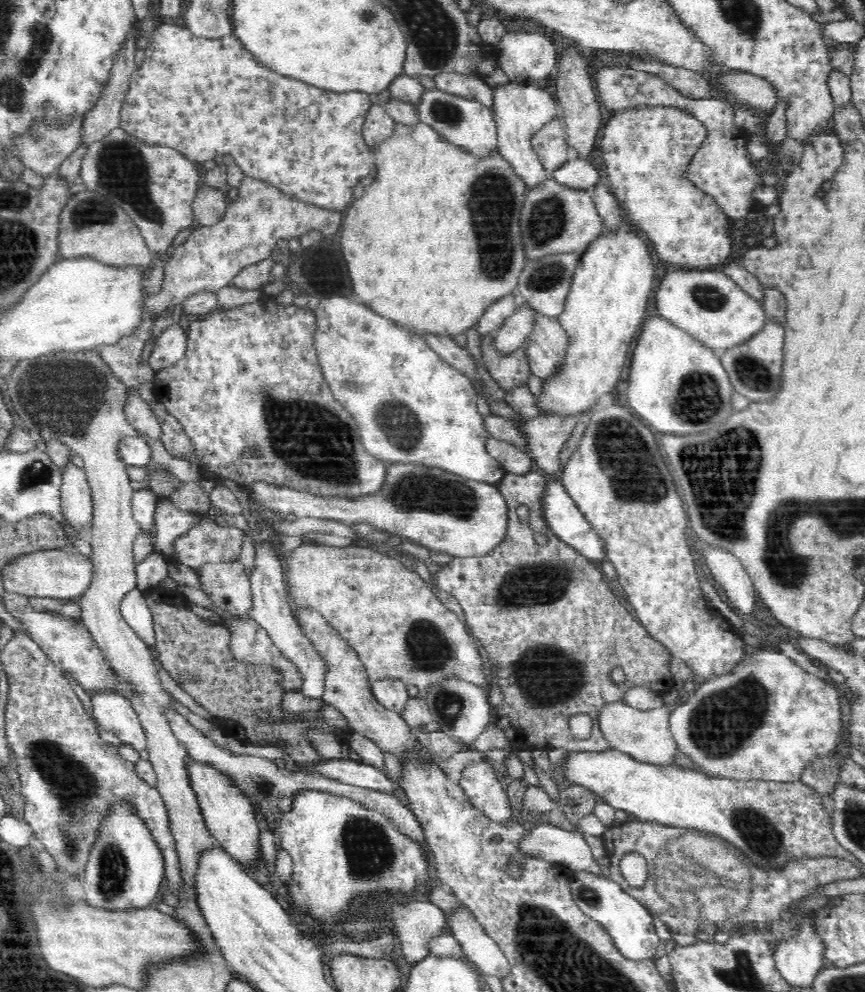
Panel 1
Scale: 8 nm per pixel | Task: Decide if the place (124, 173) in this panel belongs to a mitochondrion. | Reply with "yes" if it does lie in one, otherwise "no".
yes

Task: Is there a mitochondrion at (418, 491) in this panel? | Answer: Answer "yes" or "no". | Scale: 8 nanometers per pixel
yes

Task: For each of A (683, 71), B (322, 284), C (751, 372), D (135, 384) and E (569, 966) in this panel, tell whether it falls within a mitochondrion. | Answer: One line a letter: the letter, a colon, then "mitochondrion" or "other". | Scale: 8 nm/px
A: other
B: other
C: mitochondrion
D: other
E: mitochondrion

